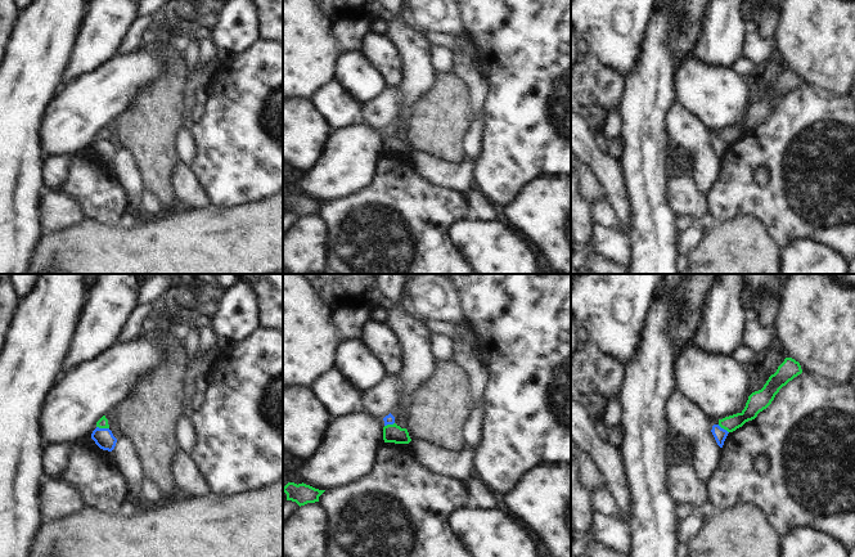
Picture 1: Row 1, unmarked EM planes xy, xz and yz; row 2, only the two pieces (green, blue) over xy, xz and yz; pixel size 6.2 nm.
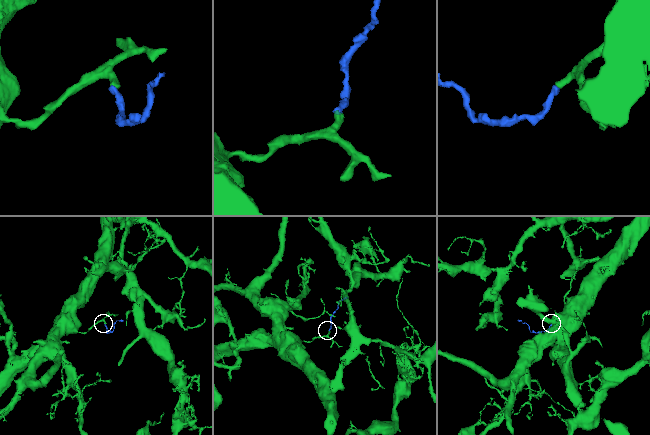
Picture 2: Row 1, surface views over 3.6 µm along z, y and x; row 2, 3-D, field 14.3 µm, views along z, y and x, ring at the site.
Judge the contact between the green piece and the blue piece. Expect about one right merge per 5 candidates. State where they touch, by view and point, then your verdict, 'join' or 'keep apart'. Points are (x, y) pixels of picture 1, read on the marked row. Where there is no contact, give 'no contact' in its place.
contact xy (103, 427); keep apart

